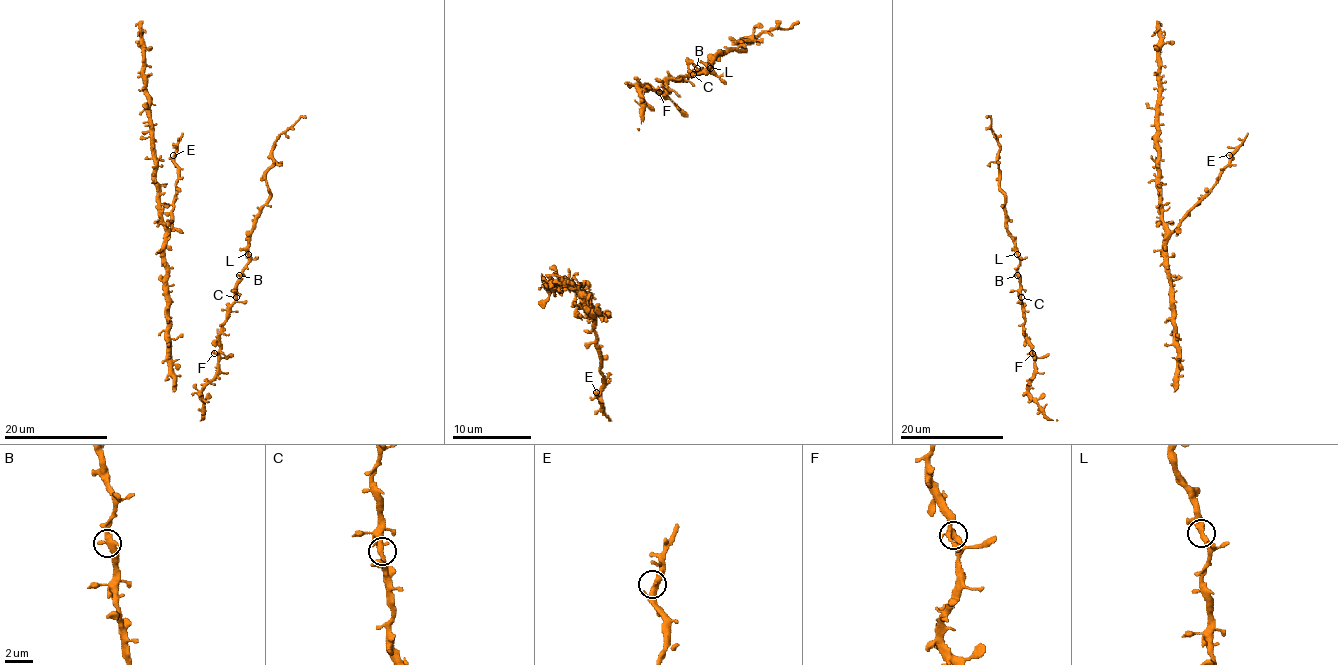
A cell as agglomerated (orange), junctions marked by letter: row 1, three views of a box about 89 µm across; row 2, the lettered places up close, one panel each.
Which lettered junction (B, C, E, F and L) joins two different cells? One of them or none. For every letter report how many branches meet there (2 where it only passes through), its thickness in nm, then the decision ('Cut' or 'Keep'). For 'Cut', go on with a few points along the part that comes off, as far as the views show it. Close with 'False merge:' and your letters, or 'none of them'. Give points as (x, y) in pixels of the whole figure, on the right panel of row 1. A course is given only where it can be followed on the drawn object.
B: Branches: 3. Thickness 360 nm. Keep
C: Branches: 3. Thickness 320 nm. Keep
E: Branches: 3. Thickness 340 nm. Keep
F: Branches: 3. Thickness 280 nm. Keep
L: Branches: 3. Thickness 320 nm. Keep
False merge: none of them

